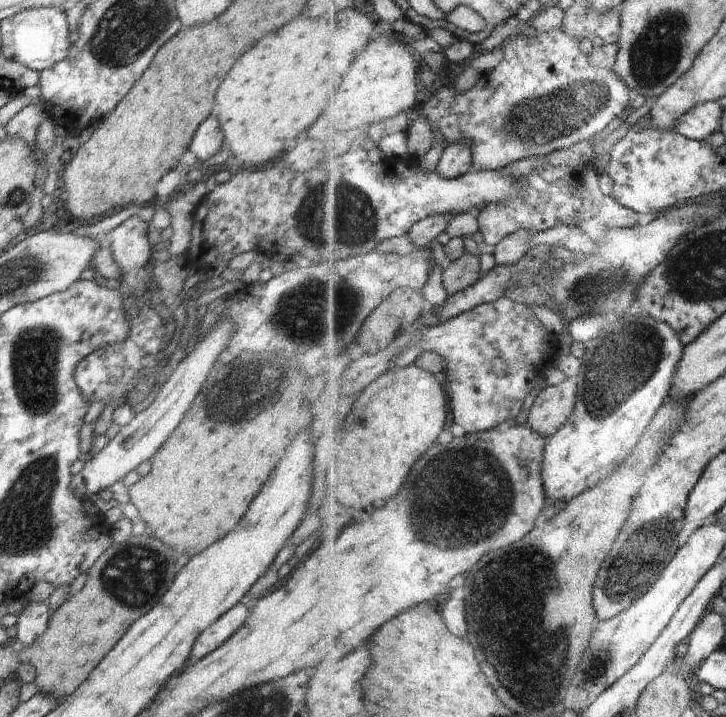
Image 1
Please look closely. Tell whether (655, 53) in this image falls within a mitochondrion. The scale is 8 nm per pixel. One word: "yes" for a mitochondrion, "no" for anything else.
yes

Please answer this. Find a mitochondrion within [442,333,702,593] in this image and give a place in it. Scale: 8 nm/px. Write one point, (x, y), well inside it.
(539, 568)

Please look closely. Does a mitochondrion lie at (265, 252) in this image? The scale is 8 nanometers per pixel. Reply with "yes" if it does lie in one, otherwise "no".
no

